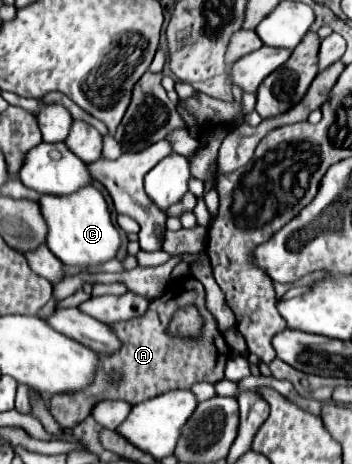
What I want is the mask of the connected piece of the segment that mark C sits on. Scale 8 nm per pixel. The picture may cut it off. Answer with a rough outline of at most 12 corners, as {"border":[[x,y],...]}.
{"border":[[103,194],[41,196],[47,246],[65,264],[113,260],[121,236]]}

